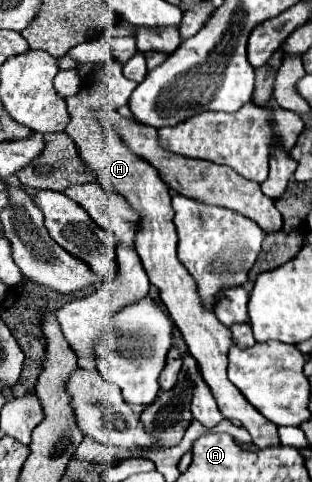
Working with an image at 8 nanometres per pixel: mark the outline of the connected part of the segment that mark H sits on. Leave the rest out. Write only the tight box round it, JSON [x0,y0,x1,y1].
[65,59,279,449]

